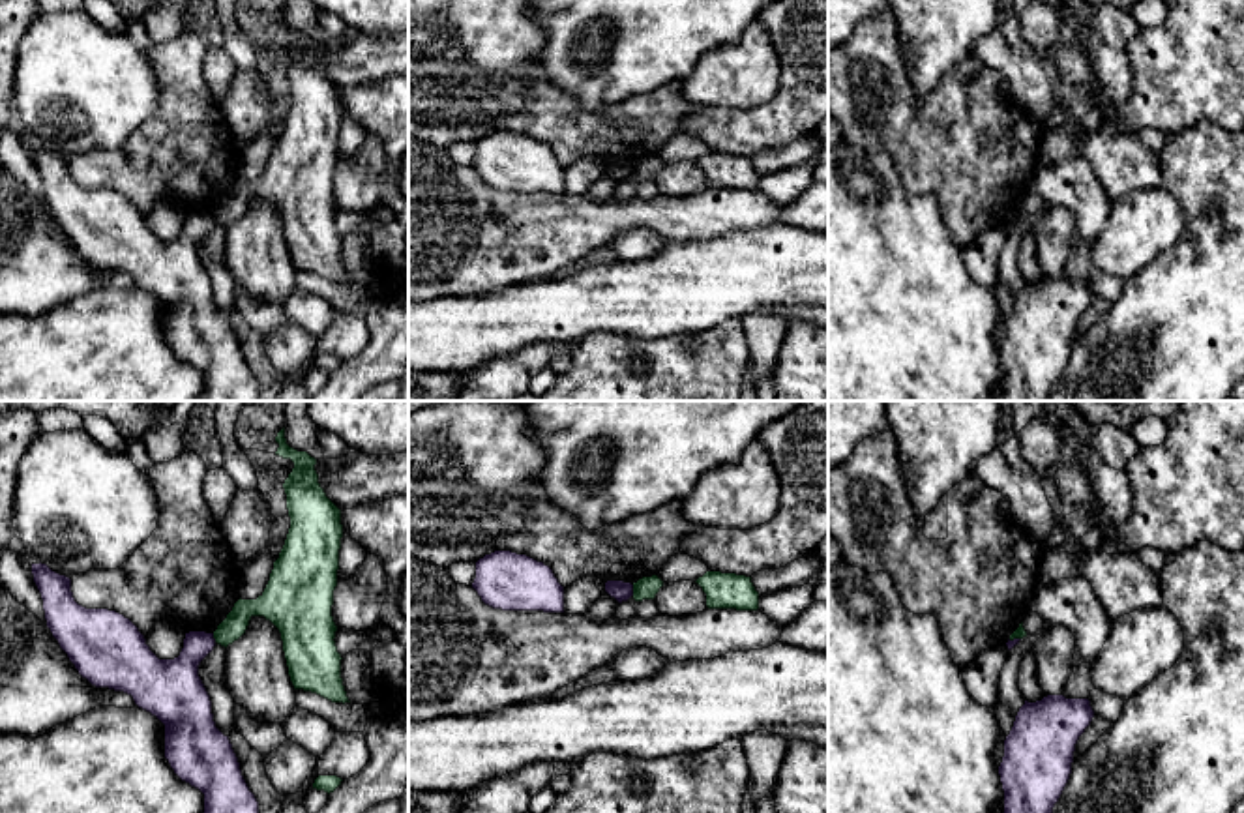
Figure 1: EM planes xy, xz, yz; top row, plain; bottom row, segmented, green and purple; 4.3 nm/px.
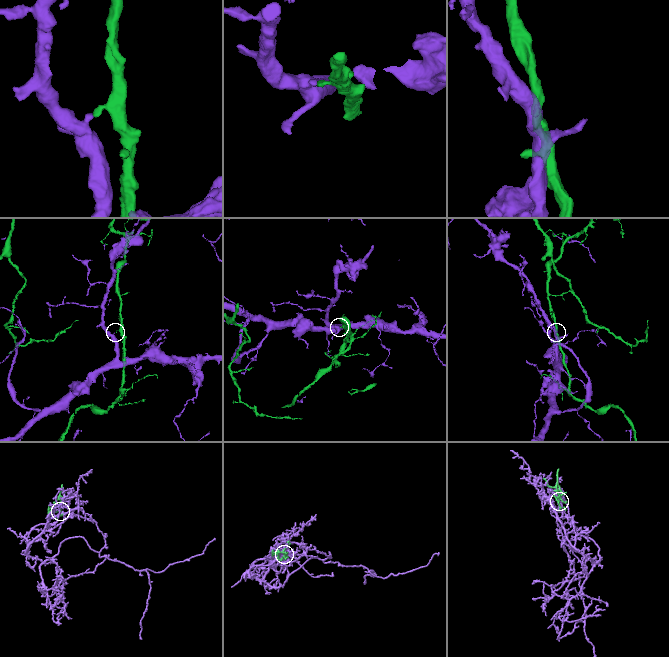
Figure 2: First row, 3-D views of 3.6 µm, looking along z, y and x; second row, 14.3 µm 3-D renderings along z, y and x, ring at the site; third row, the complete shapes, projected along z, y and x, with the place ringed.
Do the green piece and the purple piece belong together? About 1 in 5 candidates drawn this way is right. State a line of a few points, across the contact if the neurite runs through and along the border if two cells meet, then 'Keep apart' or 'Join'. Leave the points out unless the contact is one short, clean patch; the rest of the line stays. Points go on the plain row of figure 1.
Line: xz (632, 165), (634, 175). Keep apart

